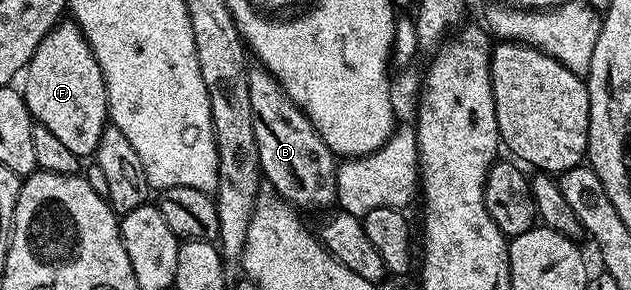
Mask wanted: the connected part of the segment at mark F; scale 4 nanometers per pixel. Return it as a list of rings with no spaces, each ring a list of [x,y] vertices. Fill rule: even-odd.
[[[61,19],[56,27],[49,30],[46,38],[42,38],[38,50],[34,50],[32,61],[28,63],[28,67],[23,73],[23,80],[22,95],[33,121],[46,126],[46,130],[50,130],[56,135],[69,150],[74,150],[74,154],[78,154],[82,158],[91,157],[102,138],[102,130],[109,127],[110,124],[108,87],[104,81],[102,70],[98,66],[98,58],[92,53],[92,47],[89,46],[88,40],[76,25],[75,20]]]

